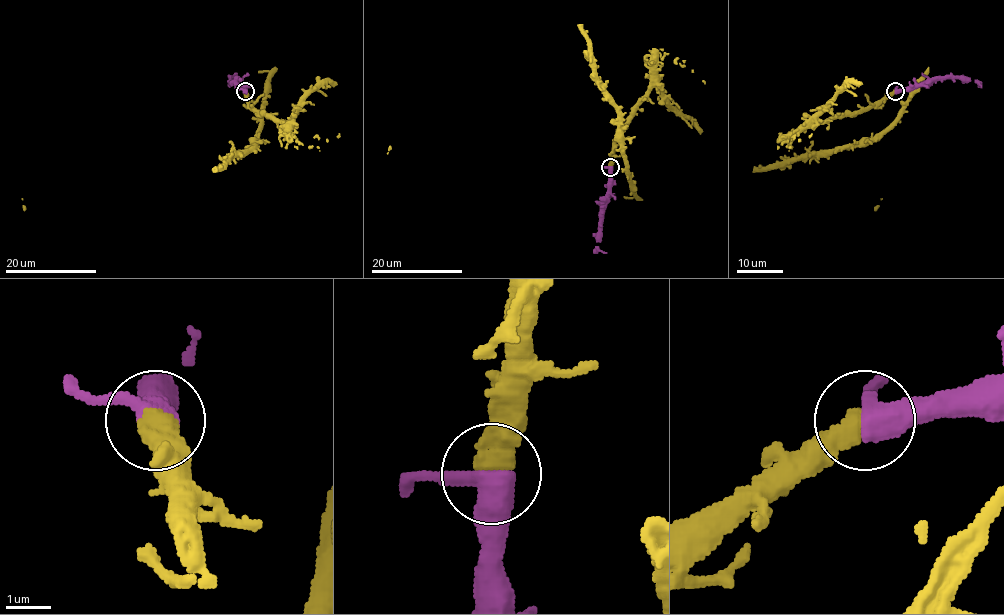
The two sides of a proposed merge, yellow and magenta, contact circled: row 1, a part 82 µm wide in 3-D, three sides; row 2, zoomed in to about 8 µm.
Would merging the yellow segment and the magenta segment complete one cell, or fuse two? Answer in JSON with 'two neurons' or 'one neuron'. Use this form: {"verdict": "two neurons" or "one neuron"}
{"verdict": "one neuron"}

